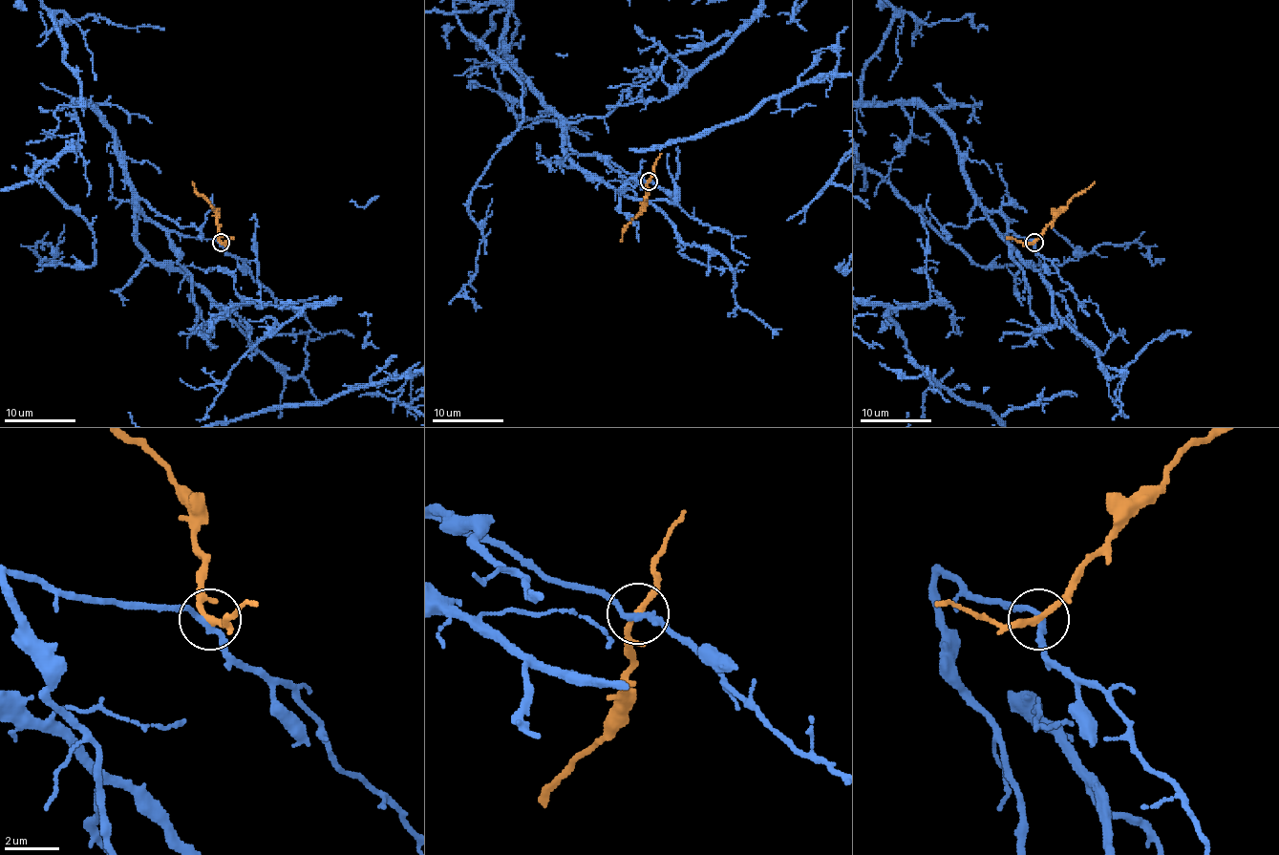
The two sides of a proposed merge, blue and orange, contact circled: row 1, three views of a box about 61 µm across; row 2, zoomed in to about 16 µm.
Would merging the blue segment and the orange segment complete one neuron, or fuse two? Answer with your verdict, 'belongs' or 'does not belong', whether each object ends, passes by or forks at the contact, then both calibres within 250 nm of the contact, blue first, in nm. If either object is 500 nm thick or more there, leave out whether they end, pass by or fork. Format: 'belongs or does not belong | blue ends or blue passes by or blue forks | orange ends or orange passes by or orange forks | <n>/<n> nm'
does not belong | blue passes by | orange passes by | 220/220 nm

